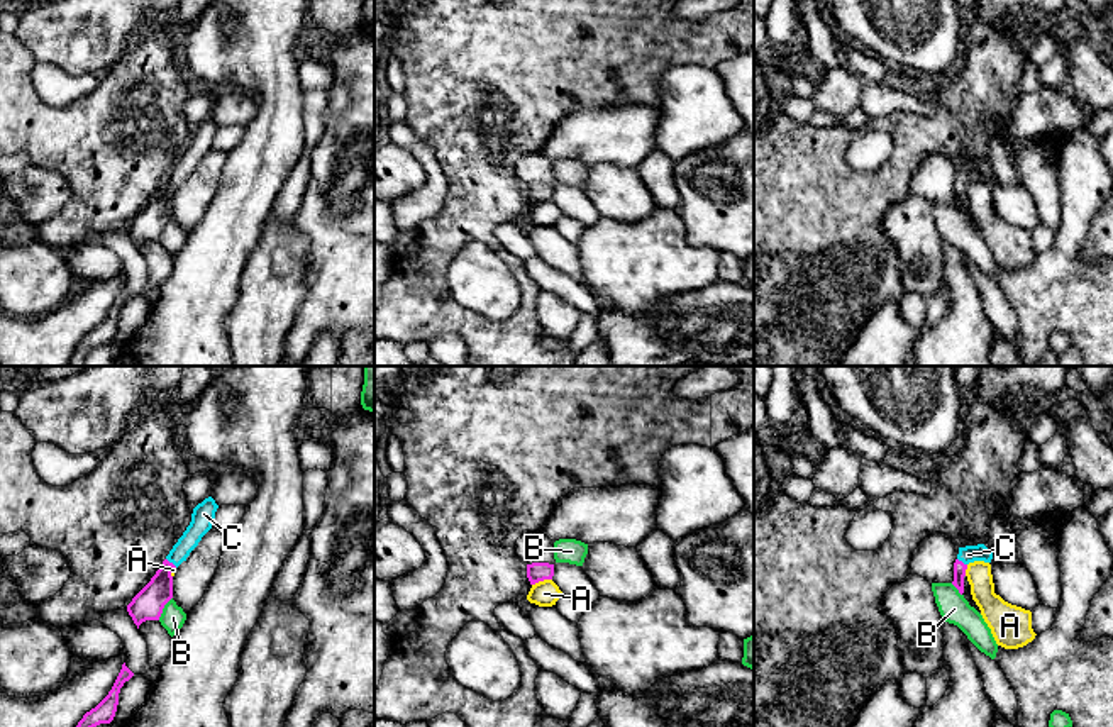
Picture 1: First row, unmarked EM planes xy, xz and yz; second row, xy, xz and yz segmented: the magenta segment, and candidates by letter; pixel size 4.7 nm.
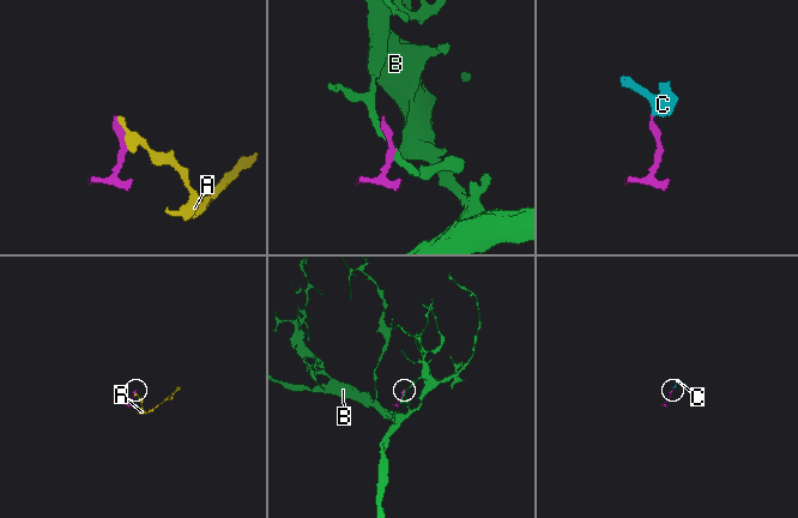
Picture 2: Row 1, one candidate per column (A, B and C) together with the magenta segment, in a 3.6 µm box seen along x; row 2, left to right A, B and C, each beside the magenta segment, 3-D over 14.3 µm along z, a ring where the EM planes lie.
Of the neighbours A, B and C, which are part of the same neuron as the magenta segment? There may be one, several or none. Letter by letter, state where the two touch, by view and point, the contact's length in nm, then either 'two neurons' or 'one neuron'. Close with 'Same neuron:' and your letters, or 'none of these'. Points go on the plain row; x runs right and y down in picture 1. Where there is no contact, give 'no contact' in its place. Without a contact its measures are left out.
A: contact xz (541, 200); length 100 nm; two neurons
B: contact xy (163, 227); length 130 nm; two neurons
C: contact xy (171, 183); length 70 nm; one neuron
Same neuron: C

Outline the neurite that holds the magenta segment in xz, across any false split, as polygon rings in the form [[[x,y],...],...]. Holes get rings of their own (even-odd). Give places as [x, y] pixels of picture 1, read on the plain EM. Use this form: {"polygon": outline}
{"polygon": [[[549,183],[527,185],[527,198],[530,205],[535,205],[544,200],[552,200],[552,197],[554,197],[554,185]]]}

